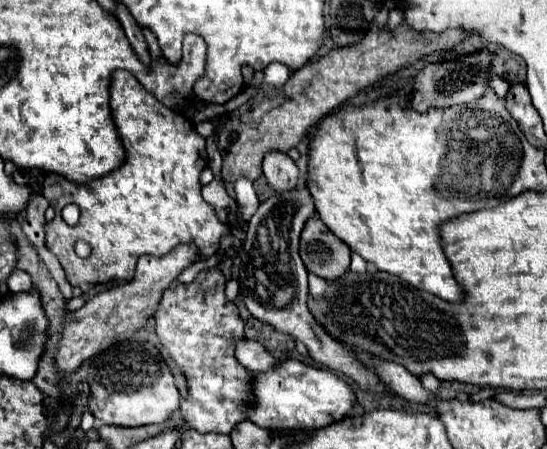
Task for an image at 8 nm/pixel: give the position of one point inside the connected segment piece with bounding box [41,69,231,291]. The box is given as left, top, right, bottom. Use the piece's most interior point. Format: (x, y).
(153, 201)

